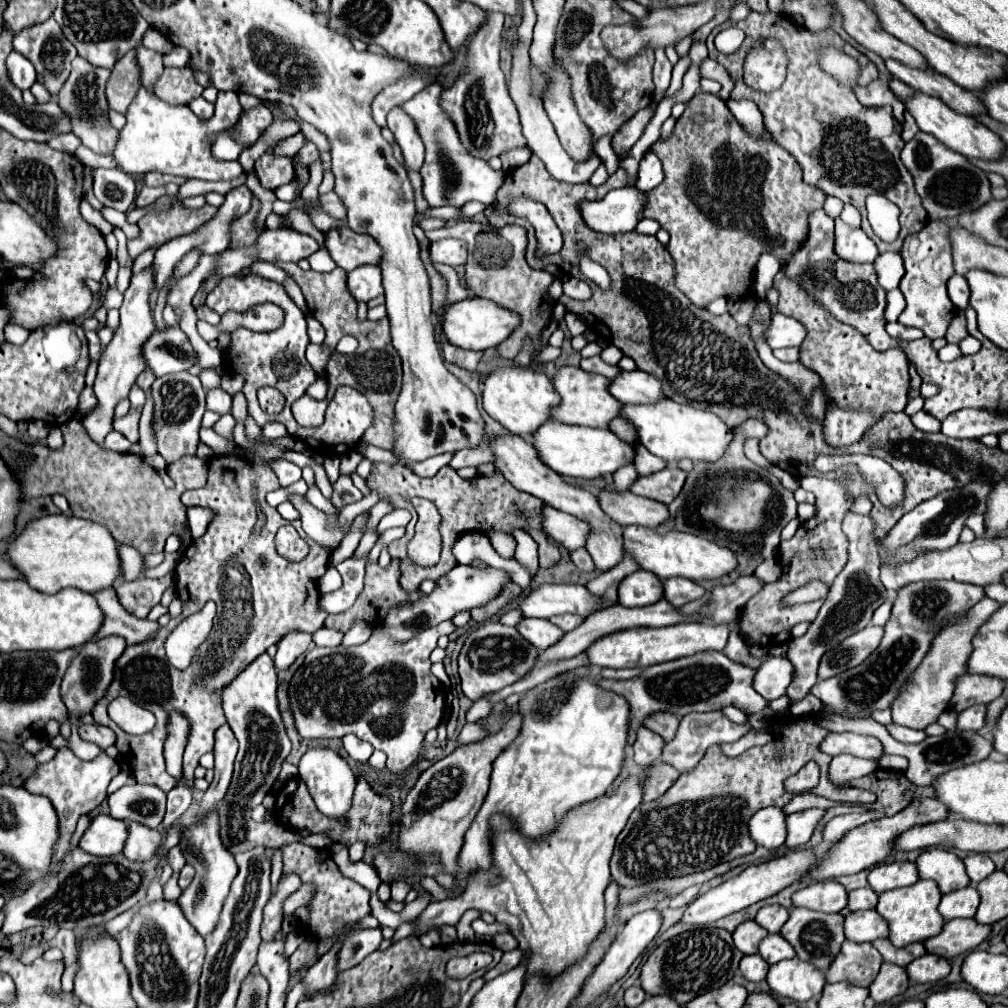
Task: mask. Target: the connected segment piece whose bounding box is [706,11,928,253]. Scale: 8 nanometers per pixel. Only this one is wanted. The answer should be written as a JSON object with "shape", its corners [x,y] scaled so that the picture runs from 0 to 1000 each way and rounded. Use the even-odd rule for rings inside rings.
{"shape":[[[744,13],[744,19],[740,19],[740,41],[738,45],[726,53],[726,55],[718,55],[712,53],[708,47],[708,37],[710,33],[714,33],[714,27],[710,27],[702,39],[702,57],[708,59],[710,63],[714,63],[726,76],[728,80],[728,88],[724,92],[724,98],[744,98],[748,100],[754,110],[758,112],[758,126],[760,130],[766,134],[766,138],[780,148],[796,166],[798,172],[798,180],[802,184],[808,184],[812,188],[815,188],[819,193],[827,193],[831,197],[835,197],[837,201],[847,203],[853,211],[855,211],[855,227],[861,235],[867,237],[869,245],[873,251],[877,249],[893,249],[895,239],[913,229],[919,221],[921,221],[921,213],[915,205],[915,199],[907,188],[907,180],[905,174],[901,172],[901,168],[897,166],[895,158],[893,158],[893,150],[897,146],[897,140],[893,136],[895,132],[895,124],[889,122],[889,118],[879,118],[879,126],[871,128],[871,130],[863,130],[863,108],[859,108],[857,104],[851,102],[847,90],[831,84],[823,74],[819,74],[812,63],[810,63],[810,49],[815,45],[827,45],[833,51],[839,51],[841,55],[849,57],[849,59],[861,59],[859,55],[851,53],[843,43],[839,43],[831,33],[827,33],[825,29],[817,29],[812,33],[802,31],[800,27],[792,25],[786,17],[778,17],[776,13]],[[762,33],[778,33],[778,49],[782,51],[782,74],[780,80],[774,88],[756,94],[750,90],[742,90],[742,86],[736,80],[736,64],[738,64],[738,55],[742,51],[742,47],[746,47],[746,43],[750,43],[752,39],[762,37]],[[863,191],[873,191],[877,195],[881,195],[885,201],[889,201],[893,205],[893,233],[889,239],[879,241],[875,239],[863,225],[863,221],[859,219],[859,207],[857,207],[857,197]]]}

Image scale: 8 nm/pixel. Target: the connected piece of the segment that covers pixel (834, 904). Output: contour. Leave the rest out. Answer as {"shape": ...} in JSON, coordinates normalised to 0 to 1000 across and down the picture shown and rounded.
{"shape":[[[808,874],[786,888],[788,900],[833,906],[839,900],[839,882],[831,874]]]}

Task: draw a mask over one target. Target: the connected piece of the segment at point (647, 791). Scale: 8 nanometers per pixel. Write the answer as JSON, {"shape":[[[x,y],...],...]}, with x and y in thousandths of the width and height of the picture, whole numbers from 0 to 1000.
{"shape":[[[651,757],[645,763],[645,771],[643,771],[643,781],[639,781],[639,795],[649,795],[653,791],[657,791],[675,771],[675,765],[661,759],[661,757]]]}

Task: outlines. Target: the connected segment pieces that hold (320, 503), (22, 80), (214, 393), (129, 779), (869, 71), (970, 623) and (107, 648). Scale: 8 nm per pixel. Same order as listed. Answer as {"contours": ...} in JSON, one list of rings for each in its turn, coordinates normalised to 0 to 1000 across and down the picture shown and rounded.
{"contours":[[[[312,479],[312,481],[308,481],[308,485],[306,485],[304,493],[306,493],[306,497],[308,497],[312,503],[315,503],[317,507],[335,509],[335,505],[333,505],[333,503],[331,503],[327,497],[323,497],[323,495],[319,493],[319,489],[317,489],[317,485],[315,485],[315,481],[313,481],[313,479]]],[[[12,51],[6,59],[6,66],[8,66],[10,78],[12,78],[12,82],[16,82],[16,86],[30,88],[36,82],[36,68],[22,53]]],[[[208,386],[204,392],[204,404],[216,412],[230,408],[230,394],[220,386]]],[[[119,765],[111,775],[109,775],[109,781],[107,781],[107,787],[113,787],[115,783],[119,783],[121,779],[127,779],[127,777],[133,777],[133,769],[127,769],[123,765]]],[[[861,59],[861,64],[855,64],[855,72],[853,72],[853,78],[851,78],[851,80],[855,80],[855,84],[861,84],[861,82],[865,82],[869,76],[871,76],[871,68],[869,68],[869,64]]],[[[976,592],[963,604],[962,612],[958,608],[956,612],[948,614],[944,620],[937,622],[927,632],[923,646],[919,648],[915,658],[905,668],[901,682],[885,697],[885,715],[889,719],[897,719],[903,723],[919,723],[923,717],[929,715],[929,711],[935,705],[938,705],[938,699],[946,686],[946,674],[956,668],[956,658],[960,654],[960,646],[964,644],[964,638],[962,638],[964,630],[992,601],[990,597]]],[[[109,630],[109,632],[103,632],[99,636],[93,636],[93,640],[87,638],[87,644],[83,642],[79,646],[79,650],[69,658],[69,662],[67,662],[65,670],[63,670],[62,684],[60,684],[67,705],[71,705],[75,709],[89,707],[93,697],[103,689],[103,686],[111,678],[113,656],[123,648],[123,644],[125,644],[125,634],[119,632],[119,630]]]]}

